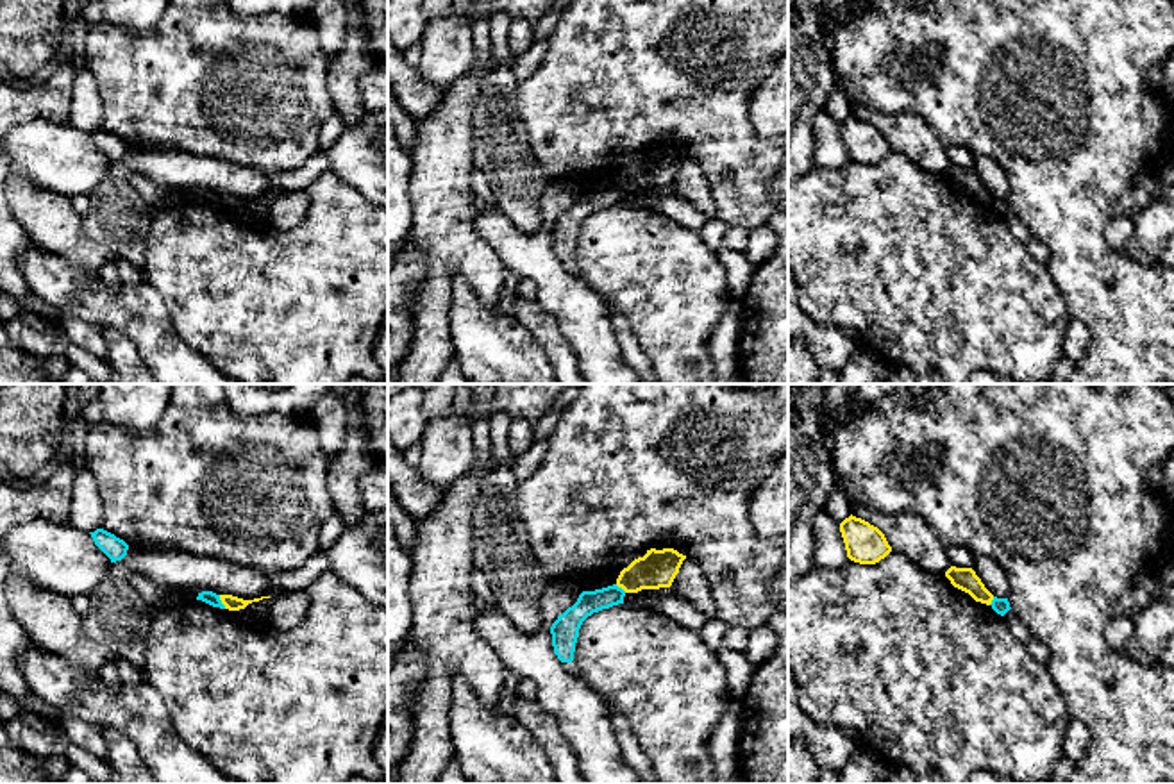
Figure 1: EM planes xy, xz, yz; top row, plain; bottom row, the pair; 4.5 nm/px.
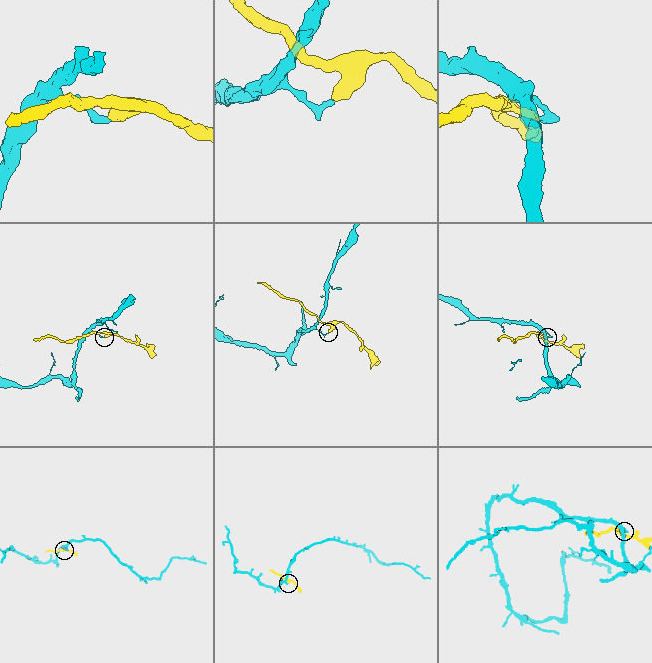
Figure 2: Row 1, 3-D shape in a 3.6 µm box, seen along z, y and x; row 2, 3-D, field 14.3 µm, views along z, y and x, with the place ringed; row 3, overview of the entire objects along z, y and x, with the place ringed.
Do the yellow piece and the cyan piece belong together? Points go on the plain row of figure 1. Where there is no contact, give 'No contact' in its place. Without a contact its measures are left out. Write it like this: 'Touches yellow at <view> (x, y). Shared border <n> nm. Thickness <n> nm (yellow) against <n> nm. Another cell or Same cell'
Touches yellow at xy (222, 202). Shared border 70 nm. Thickness 70 nm (yellow) against 60 nm. Another cell

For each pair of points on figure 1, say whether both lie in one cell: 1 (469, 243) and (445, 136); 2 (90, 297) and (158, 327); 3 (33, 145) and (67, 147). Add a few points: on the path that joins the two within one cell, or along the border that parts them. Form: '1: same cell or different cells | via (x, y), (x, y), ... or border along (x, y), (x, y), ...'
1: same cell | via (445, 216), (445, 163)
2: same cell | via (106, 306), (134, 309), (142, 316)
3: same cell | via (41, 147), (58, 147)

